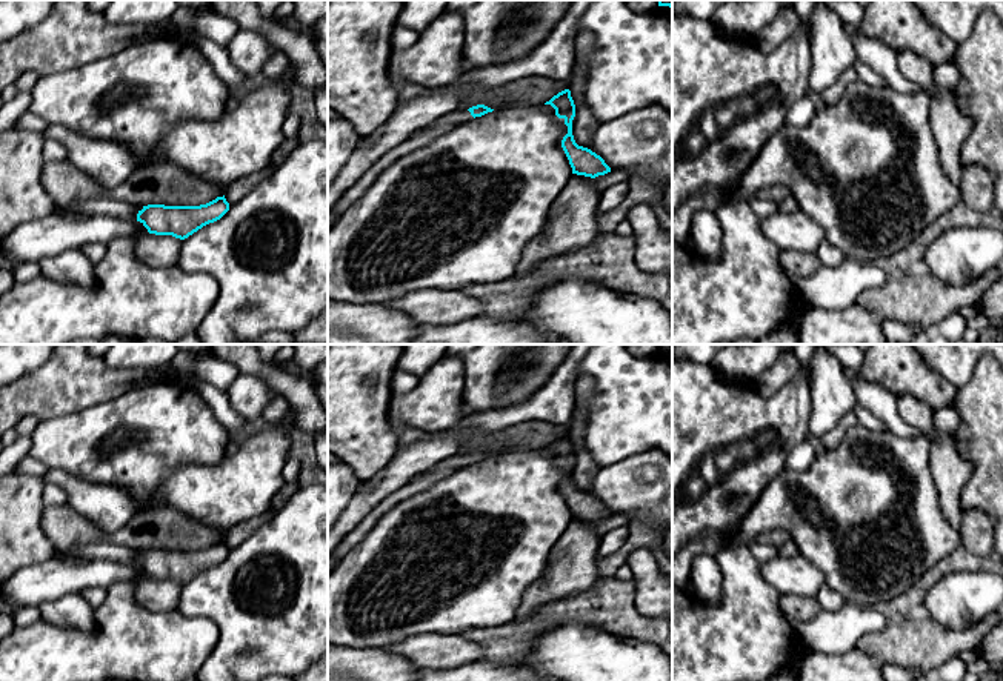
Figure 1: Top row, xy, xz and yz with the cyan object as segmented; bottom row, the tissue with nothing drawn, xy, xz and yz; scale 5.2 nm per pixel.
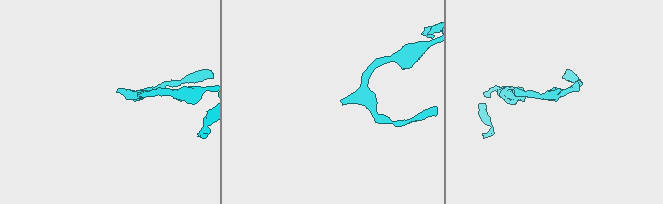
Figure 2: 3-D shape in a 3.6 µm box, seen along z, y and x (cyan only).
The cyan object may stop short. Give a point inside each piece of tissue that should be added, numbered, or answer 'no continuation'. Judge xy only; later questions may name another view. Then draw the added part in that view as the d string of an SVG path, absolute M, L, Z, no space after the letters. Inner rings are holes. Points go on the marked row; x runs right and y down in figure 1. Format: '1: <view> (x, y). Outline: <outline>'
no continuation

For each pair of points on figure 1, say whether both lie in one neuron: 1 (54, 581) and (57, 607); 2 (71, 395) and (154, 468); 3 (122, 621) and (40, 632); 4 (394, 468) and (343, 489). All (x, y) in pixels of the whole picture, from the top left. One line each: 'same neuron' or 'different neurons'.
1: different neurons
2: different neurons
3: same neuron
4: different neurons

